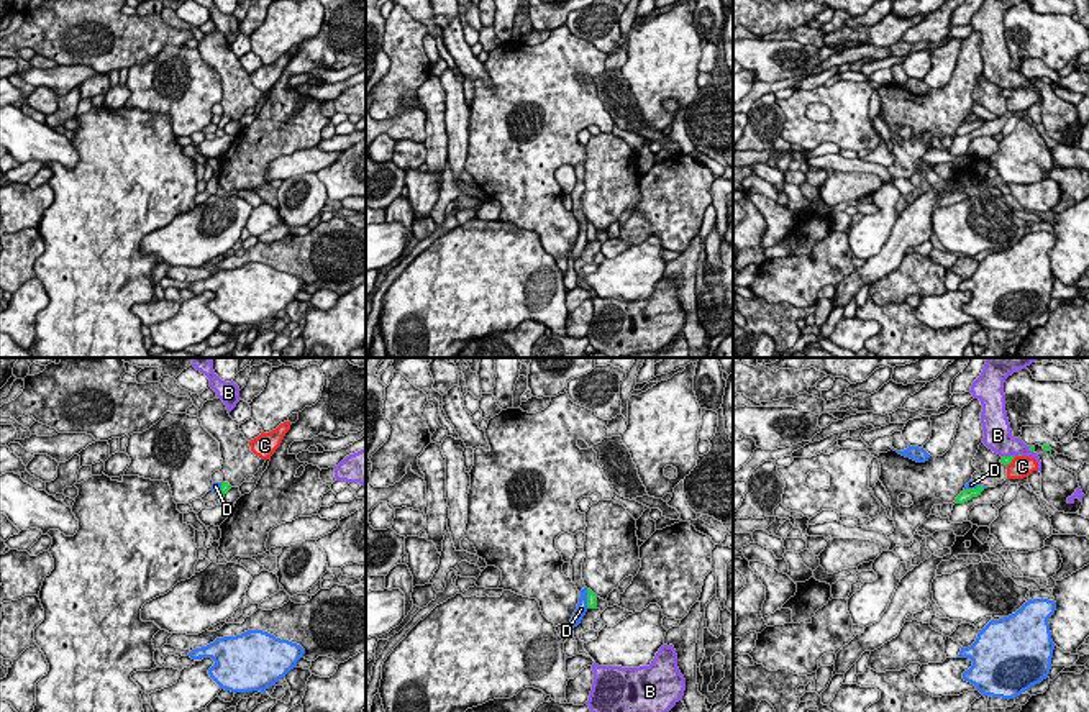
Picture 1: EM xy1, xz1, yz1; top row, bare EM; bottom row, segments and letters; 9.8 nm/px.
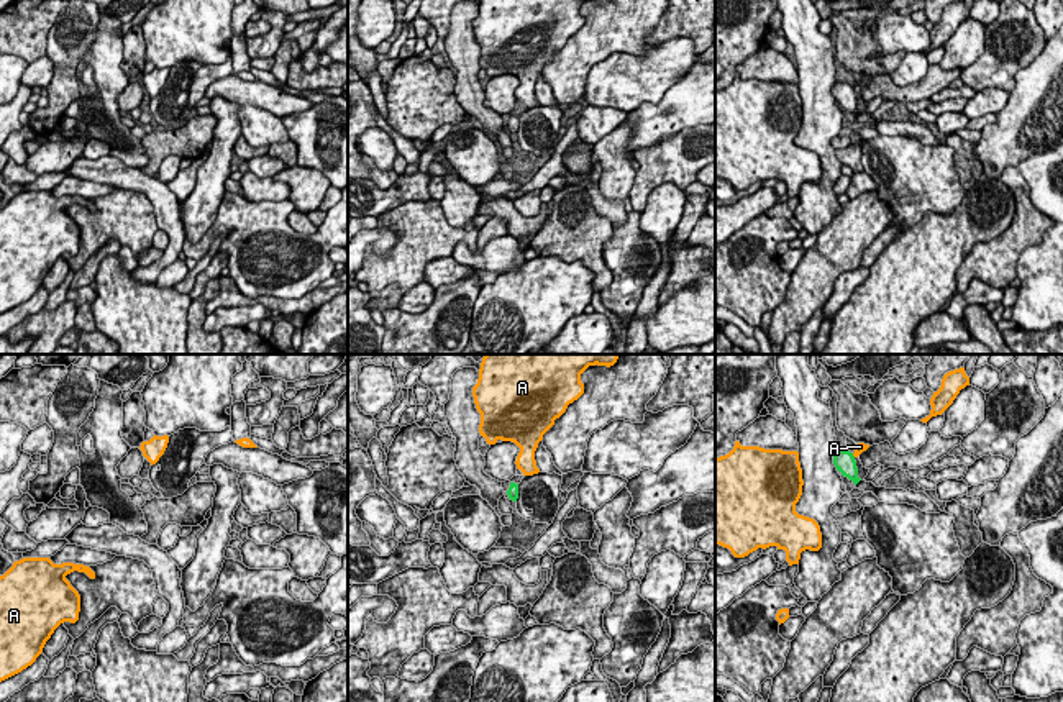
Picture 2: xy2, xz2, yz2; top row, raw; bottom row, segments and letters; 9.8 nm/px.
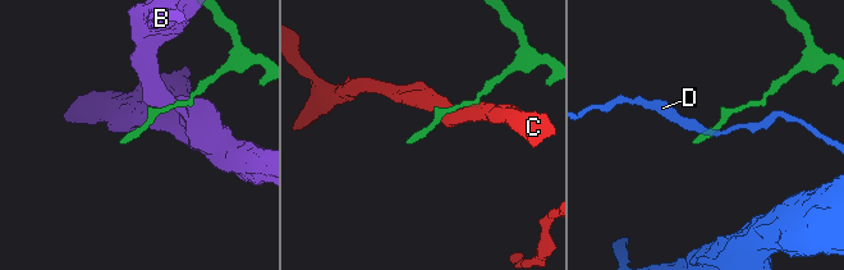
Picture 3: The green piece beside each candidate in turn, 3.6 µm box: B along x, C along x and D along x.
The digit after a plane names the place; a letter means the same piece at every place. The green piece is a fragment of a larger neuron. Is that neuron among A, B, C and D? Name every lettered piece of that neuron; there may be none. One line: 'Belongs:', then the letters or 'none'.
Belongs: none

